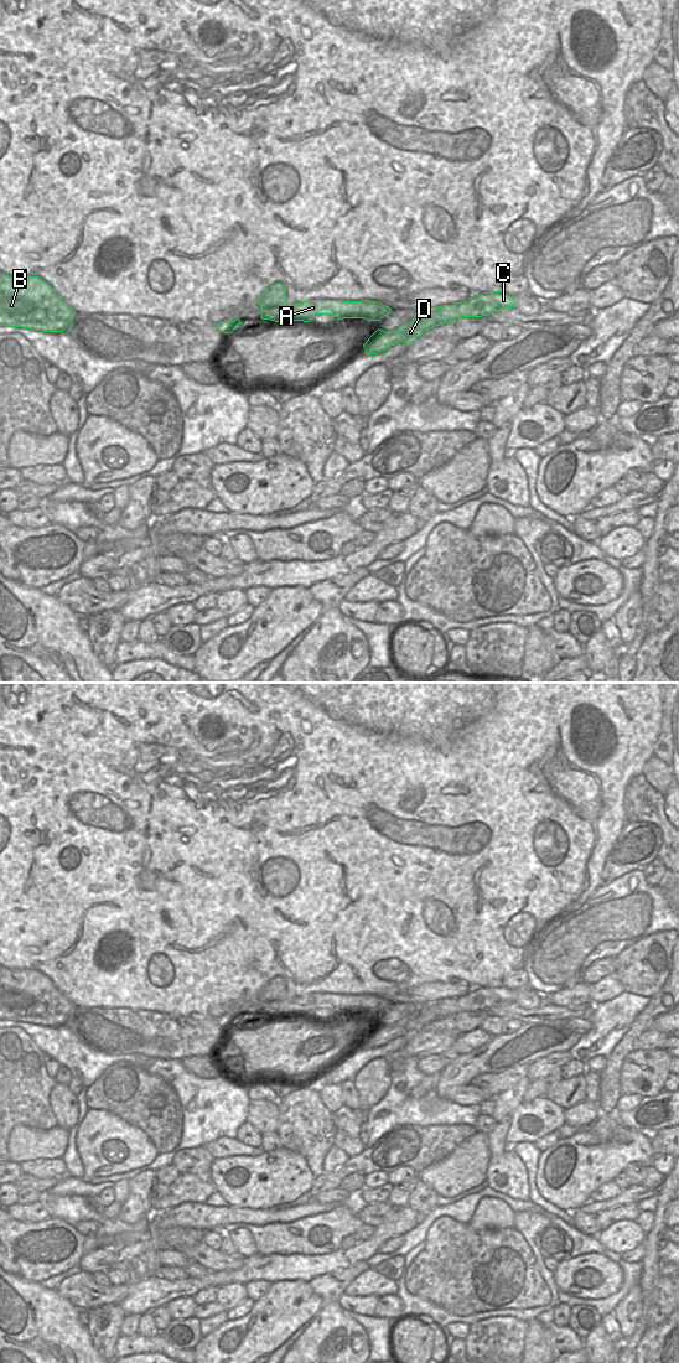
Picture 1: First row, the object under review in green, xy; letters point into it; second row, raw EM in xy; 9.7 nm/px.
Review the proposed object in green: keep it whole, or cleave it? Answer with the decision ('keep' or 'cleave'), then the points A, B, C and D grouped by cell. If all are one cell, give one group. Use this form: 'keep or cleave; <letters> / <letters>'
cleave; A B C / D

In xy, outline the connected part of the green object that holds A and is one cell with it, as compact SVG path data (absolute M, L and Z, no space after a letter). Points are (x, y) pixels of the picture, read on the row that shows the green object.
M280 283L271 285L258 299L258 305L261 309L261 320L275 322L310 322L316 315L333 315L338 321L343 318L379 321L392 311L389 306L370 300L307 300L295 305L287 305L286 289Z

